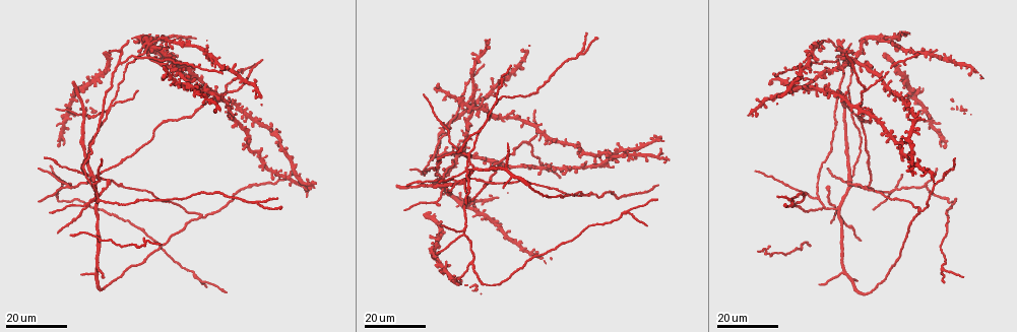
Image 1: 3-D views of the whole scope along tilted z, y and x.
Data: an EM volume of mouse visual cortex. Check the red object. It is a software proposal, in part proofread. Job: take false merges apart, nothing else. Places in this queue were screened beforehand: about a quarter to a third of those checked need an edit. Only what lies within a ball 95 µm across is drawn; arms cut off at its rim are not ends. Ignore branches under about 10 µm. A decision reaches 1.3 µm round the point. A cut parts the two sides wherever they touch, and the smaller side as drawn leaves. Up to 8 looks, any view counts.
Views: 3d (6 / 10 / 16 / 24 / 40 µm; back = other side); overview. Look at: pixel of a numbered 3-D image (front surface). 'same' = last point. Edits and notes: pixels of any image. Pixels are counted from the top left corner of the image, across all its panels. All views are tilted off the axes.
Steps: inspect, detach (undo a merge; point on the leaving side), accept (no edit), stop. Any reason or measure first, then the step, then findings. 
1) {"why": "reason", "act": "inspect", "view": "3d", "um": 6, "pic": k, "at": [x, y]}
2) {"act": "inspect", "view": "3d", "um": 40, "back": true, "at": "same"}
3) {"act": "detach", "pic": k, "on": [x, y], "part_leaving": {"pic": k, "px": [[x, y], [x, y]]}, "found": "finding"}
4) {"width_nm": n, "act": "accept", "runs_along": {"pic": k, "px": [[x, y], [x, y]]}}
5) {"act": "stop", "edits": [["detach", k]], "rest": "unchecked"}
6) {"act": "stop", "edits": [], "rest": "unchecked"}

{"why": "calibre changes", "act": "inspect", "view": "3d", "um": 24, "pic": 1, "at": [895, 188]}

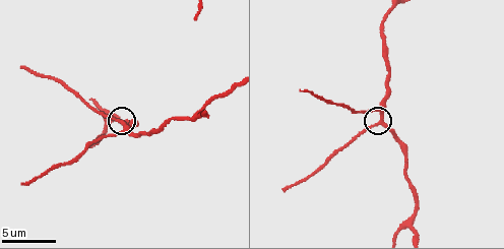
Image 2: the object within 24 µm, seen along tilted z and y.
{"why": "zoom in", "act": "inspect", "view": "3d", "um": 6, "pic": 2, "at": [383, 119]}

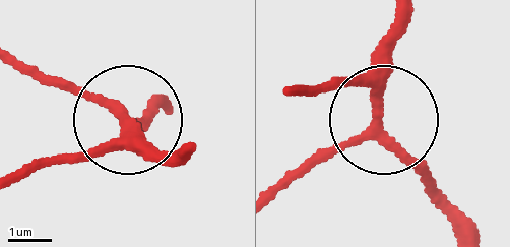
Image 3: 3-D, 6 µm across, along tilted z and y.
{"act": "accept", "runs_along": {"pic": 3, "px": [[406, 18], [384, 118], [458, 229]]}, "found": "one cell here"}

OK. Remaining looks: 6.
{"why": "arms part here", "act": "inspect", "view": "3d", "um": 24, "pic": 1, "at": [818, 198]}

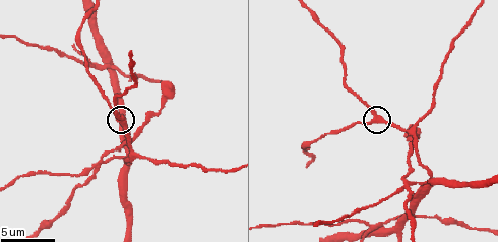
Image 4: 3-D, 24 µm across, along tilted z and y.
{"act": "inspect", "view": "3d", "um": 10, "pic": 4, "at": [375, 116]}

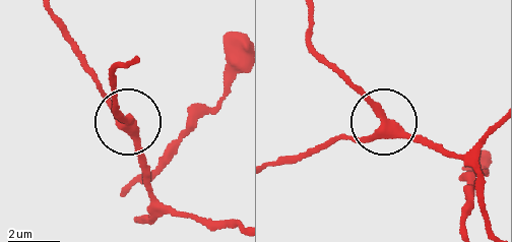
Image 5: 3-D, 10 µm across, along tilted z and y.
{"arms": 3, "act": "accept", "found": "continuous, no second cell"}

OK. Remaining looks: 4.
{"why": "small branch off a trunk", "act": "inspect", "view": "3d", "um": 16, "pic": 1, "at": [528, 143]}

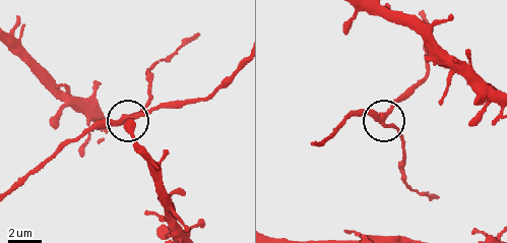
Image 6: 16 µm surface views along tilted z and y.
{"why": "zoom in", "act": "inspect", "view": "3d", "um": 10, "pic": 6, "at": [384, 119]}

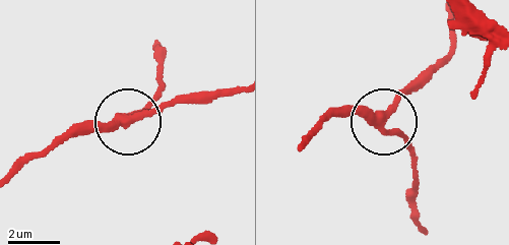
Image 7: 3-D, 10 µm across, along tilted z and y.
{"width_nm": 270, "act": "accept", "found": "continuous, no second cell"}

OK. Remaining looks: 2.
{"act": "inspect", "view": "3d", "um": 16, "pic": 4, "at": [370, 227]}

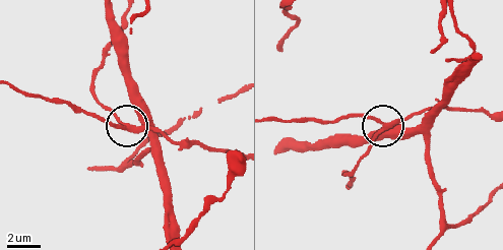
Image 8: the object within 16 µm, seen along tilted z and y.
{"why": "zoom in", "act": "inspect", "view": "3d", "um": 6, "pic": 8, "at": [383, 126]}

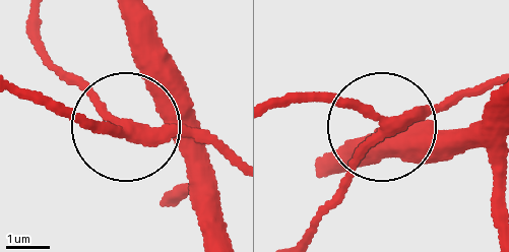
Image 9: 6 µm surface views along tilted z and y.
{"width_nm": 240, "act": "accept", "runs_along": {"pic": 9, "px": [[307, 228], [381, 126], [334, 103], [299, 101]]}, "found": "continuous, no second cell"}

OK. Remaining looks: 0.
{"act": "stop", "edits": [], "rest": "unchecked"}

